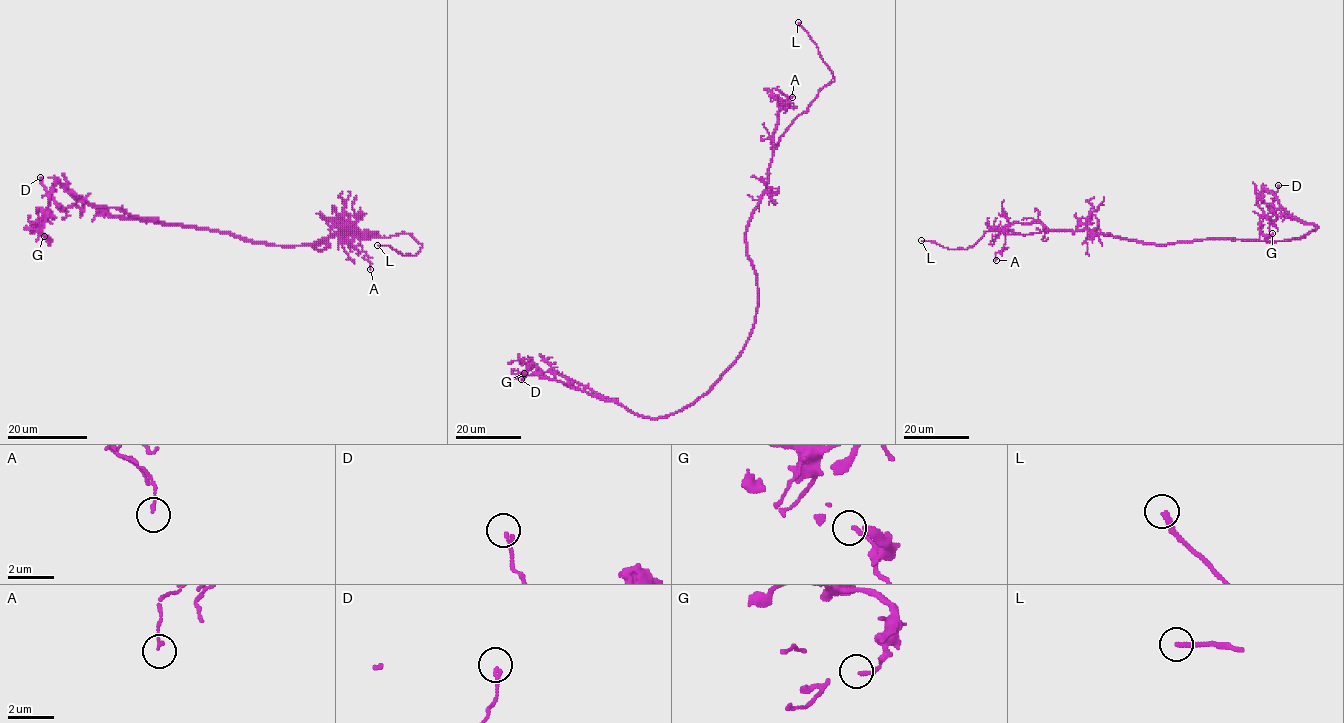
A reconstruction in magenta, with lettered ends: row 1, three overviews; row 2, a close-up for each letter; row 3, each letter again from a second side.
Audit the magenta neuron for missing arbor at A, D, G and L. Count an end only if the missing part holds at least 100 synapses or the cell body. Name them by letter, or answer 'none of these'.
L

